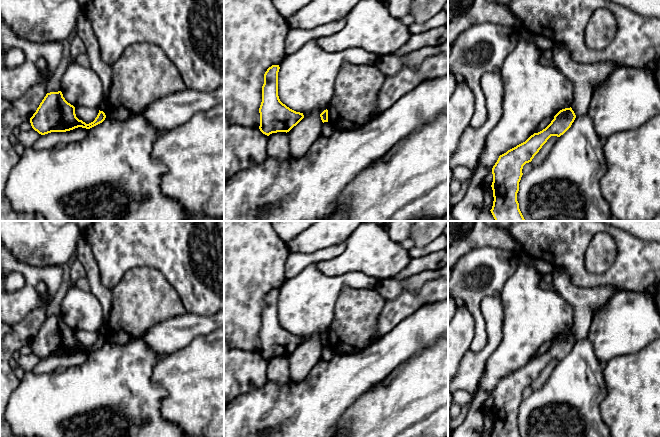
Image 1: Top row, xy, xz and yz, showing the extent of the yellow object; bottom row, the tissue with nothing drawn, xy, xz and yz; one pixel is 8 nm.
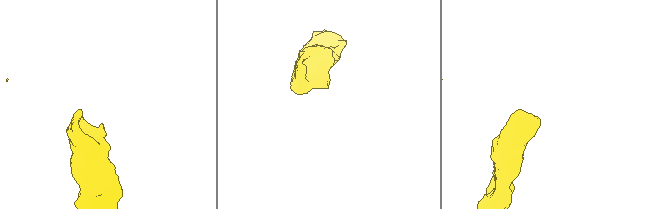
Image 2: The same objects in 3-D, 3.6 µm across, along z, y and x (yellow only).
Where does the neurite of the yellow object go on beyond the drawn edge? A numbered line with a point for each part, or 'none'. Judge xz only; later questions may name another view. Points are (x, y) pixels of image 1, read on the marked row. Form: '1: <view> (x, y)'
none

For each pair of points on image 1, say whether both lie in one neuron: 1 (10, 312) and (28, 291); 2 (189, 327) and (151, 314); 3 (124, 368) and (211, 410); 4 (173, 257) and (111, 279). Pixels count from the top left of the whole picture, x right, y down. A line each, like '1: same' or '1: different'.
1: same
2: different
3: different
4: same

